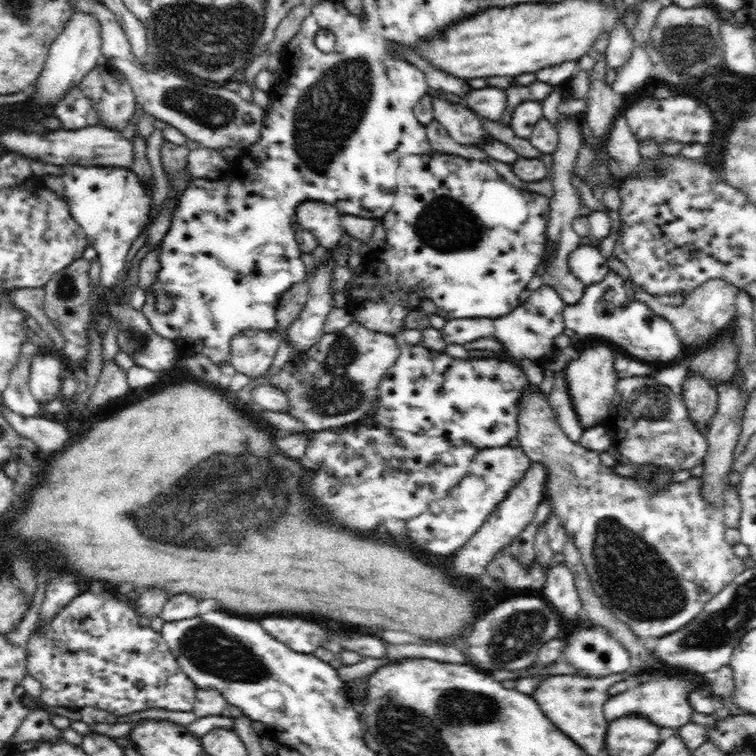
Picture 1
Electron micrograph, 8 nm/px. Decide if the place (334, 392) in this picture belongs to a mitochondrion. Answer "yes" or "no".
yes

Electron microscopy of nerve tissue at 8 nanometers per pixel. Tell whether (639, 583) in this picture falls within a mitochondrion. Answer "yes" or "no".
yes

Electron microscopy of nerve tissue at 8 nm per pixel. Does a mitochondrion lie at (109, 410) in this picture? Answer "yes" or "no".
no

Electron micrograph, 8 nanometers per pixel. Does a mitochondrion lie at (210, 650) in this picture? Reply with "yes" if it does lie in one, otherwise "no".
yes

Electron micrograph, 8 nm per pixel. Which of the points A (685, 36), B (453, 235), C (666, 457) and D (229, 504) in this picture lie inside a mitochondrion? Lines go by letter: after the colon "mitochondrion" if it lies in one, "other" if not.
A: mitochondrion
B: mitochondrion
C: other
D: mitochondrion

